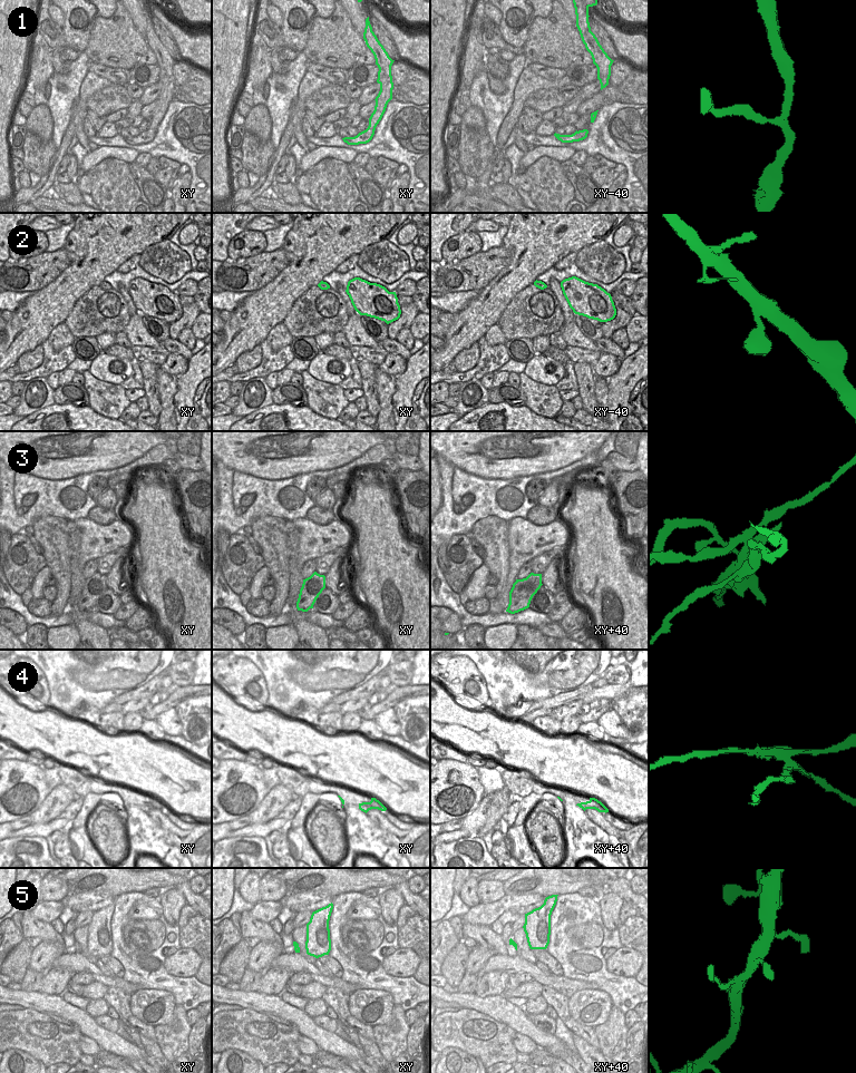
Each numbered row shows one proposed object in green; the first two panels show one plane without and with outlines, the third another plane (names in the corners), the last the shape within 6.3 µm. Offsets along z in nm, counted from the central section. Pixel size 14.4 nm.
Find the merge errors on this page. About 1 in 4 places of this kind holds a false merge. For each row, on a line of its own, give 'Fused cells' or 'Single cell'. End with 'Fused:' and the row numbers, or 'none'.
1: Single cell
2: Single cell
3: Fused cells
4: Fused cells
5: Single cell
Fused: 3, 4.

